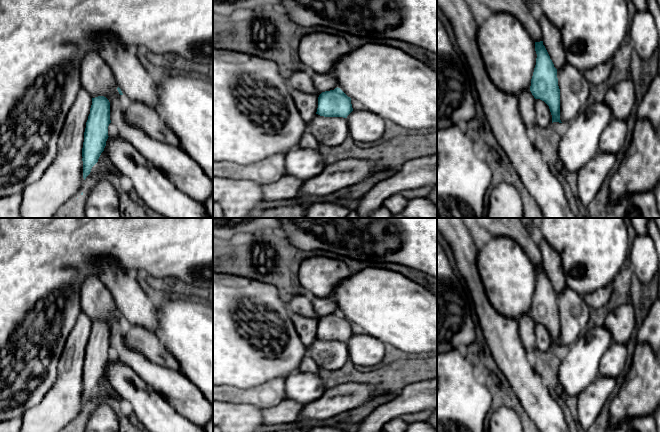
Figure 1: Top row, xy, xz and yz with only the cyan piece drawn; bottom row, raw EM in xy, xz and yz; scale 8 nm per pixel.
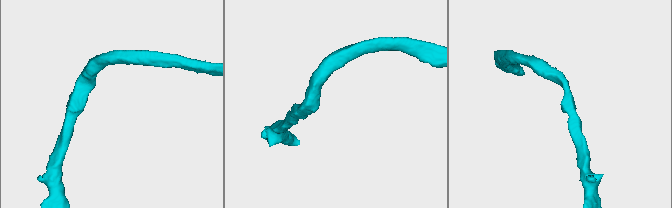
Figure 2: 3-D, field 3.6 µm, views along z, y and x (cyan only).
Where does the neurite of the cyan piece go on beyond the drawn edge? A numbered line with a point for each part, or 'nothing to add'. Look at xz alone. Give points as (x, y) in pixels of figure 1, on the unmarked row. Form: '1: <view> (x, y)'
nothing to add

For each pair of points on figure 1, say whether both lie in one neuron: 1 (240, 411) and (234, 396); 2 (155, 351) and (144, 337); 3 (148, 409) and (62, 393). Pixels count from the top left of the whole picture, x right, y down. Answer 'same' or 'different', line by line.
1: different
2: same
3: different

